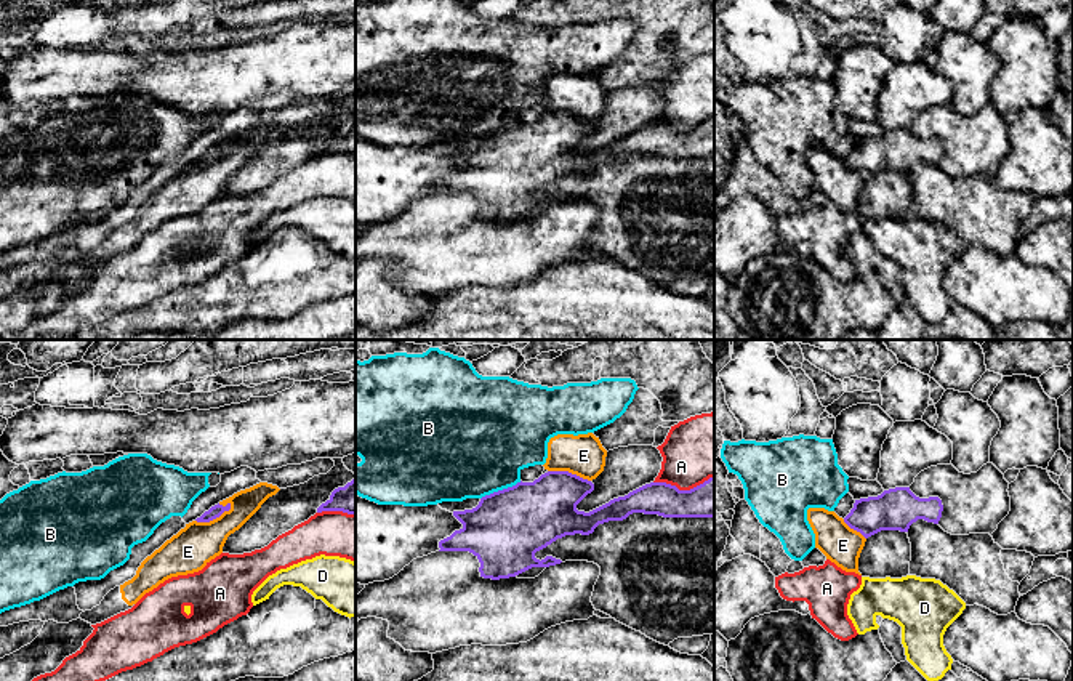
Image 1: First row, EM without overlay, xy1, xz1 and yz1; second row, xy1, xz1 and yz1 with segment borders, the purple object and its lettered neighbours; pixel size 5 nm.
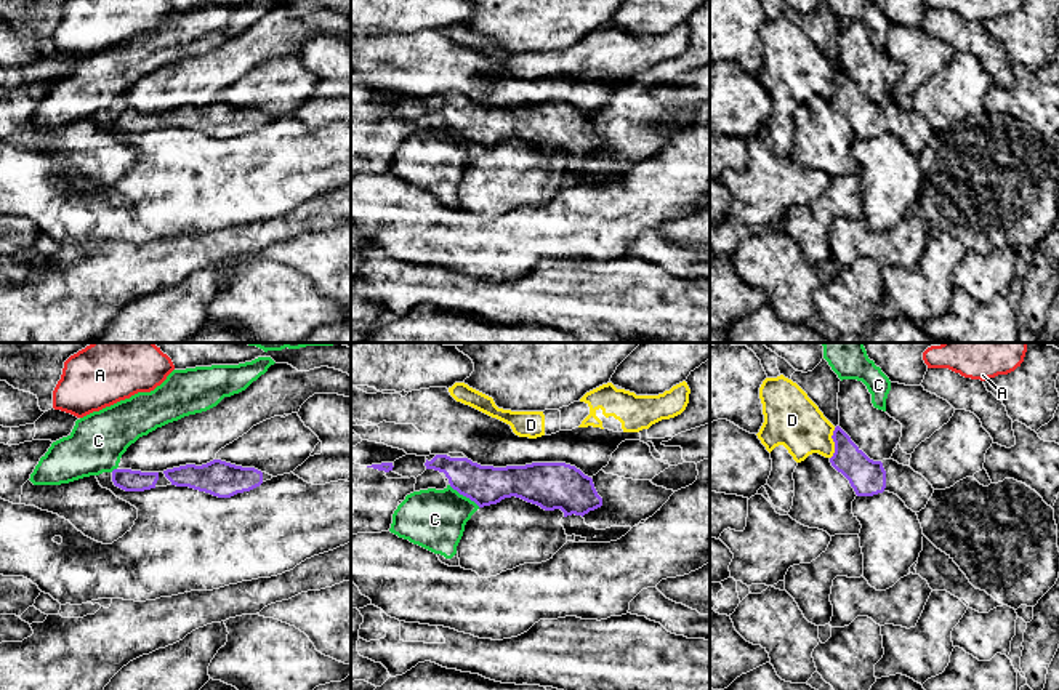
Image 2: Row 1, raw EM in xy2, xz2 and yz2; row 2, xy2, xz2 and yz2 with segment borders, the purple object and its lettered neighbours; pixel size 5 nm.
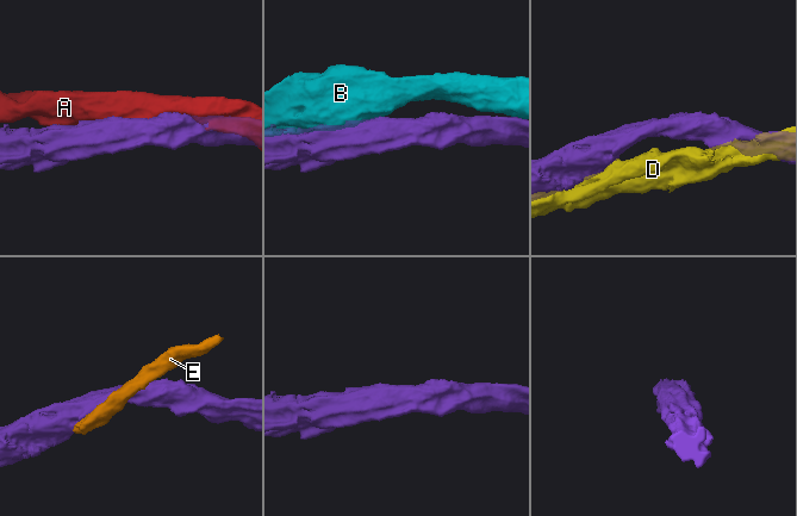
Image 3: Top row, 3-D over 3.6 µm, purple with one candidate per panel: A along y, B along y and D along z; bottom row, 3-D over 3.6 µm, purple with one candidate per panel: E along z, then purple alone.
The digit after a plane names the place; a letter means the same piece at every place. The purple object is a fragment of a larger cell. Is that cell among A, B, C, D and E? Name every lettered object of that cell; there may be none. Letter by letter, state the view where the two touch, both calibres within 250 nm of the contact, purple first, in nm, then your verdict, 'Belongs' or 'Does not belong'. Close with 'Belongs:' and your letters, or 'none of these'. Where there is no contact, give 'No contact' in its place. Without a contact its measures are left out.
A: Touches purple in xz1. Thickness 190 nm (purple) against 320 nm. Does not belong
B: Touches purple in xz1. Thickness 380 nm (purple) against 480 nm. Does not belong
C: Touches purple in xz2. Thickness 200 nm (purple) against 300 nm. Does not belong
D: Touches purple in yz2. Thickness 180 nm (purple) against 280 nm. Does not belong
E: Touches purple in xy1. Thickness 70 nm (purple) against 220 nm. Does not belong
Belongs: none of these

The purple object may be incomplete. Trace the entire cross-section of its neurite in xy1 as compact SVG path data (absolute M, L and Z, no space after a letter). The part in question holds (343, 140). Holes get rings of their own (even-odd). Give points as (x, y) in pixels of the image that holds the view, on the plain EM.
M356 119L344 128L335 130L330 139L317 149L317 154L322 152L343 152L356 155Z

